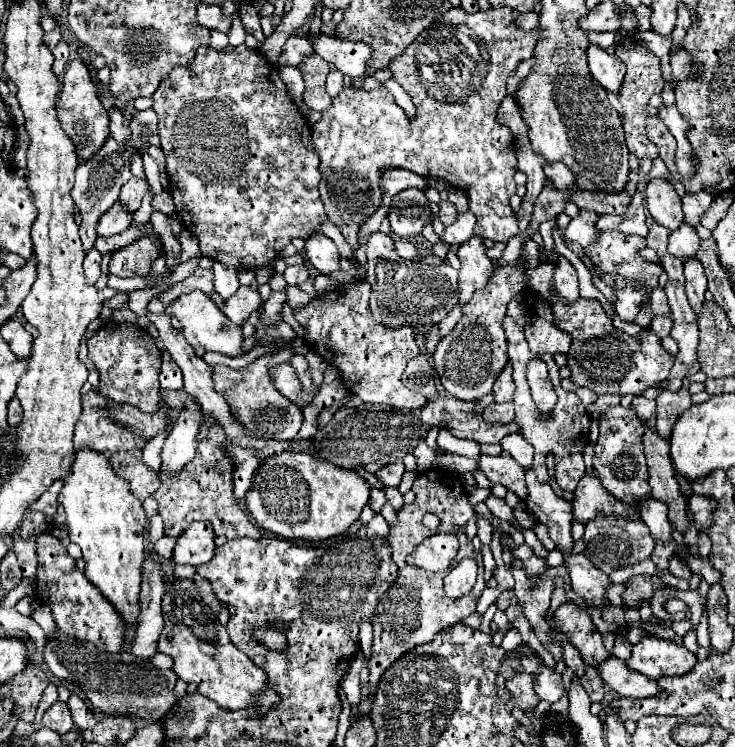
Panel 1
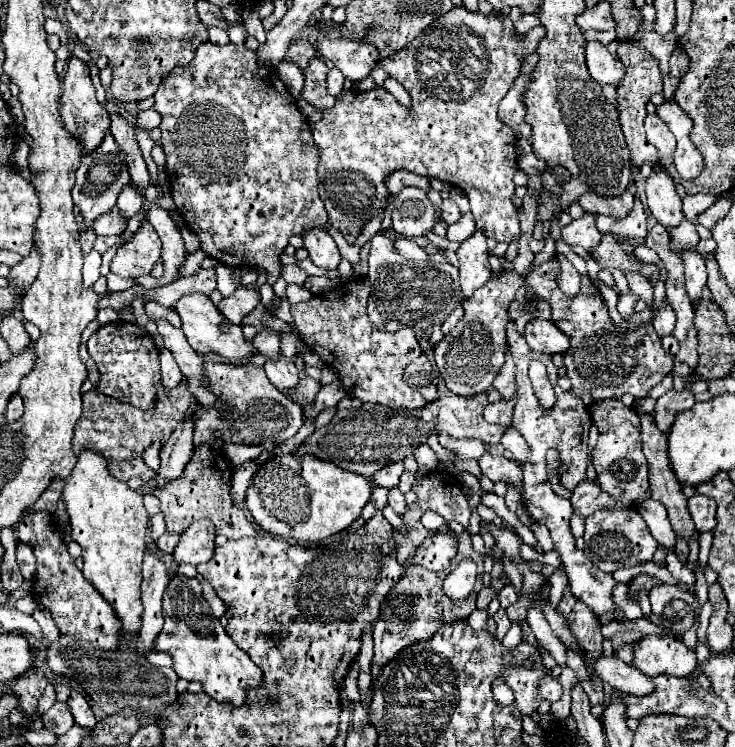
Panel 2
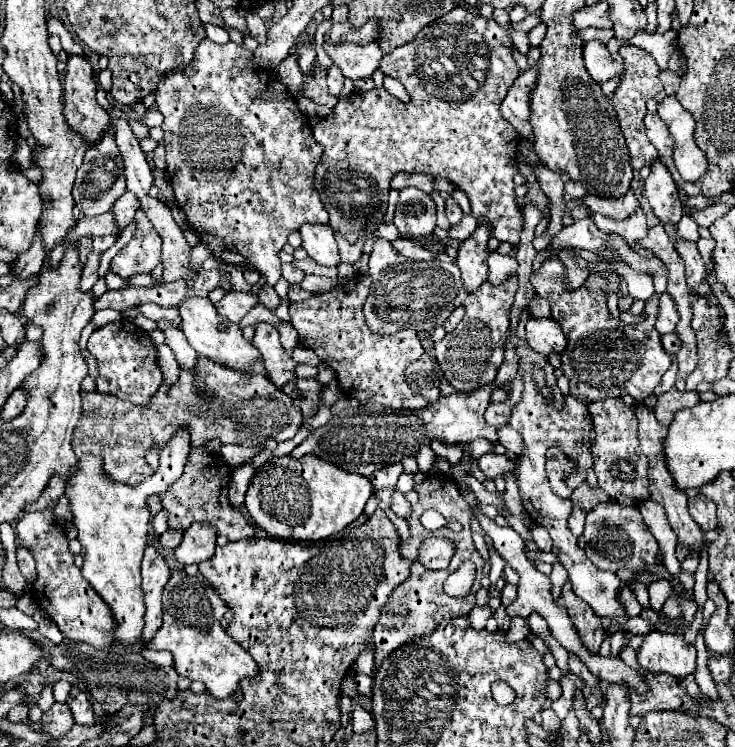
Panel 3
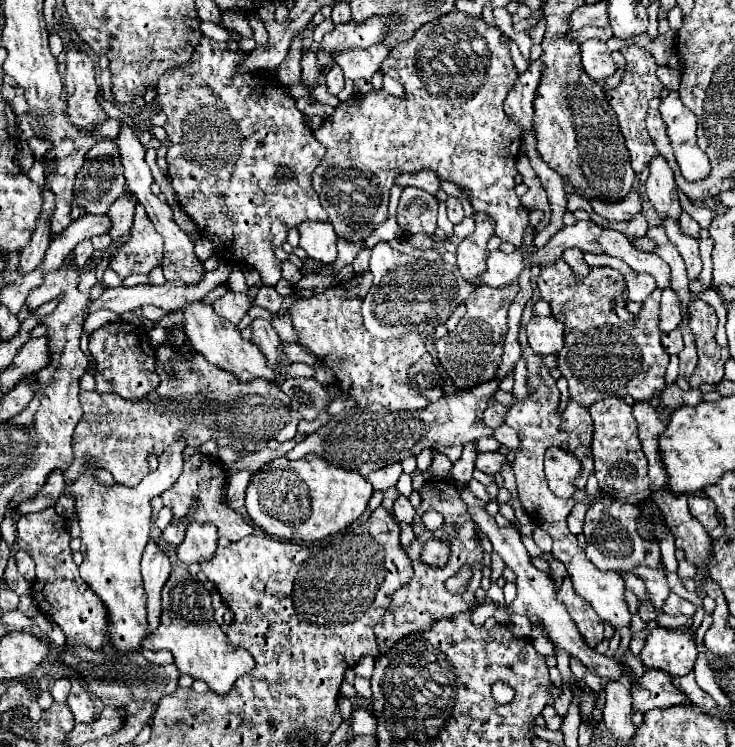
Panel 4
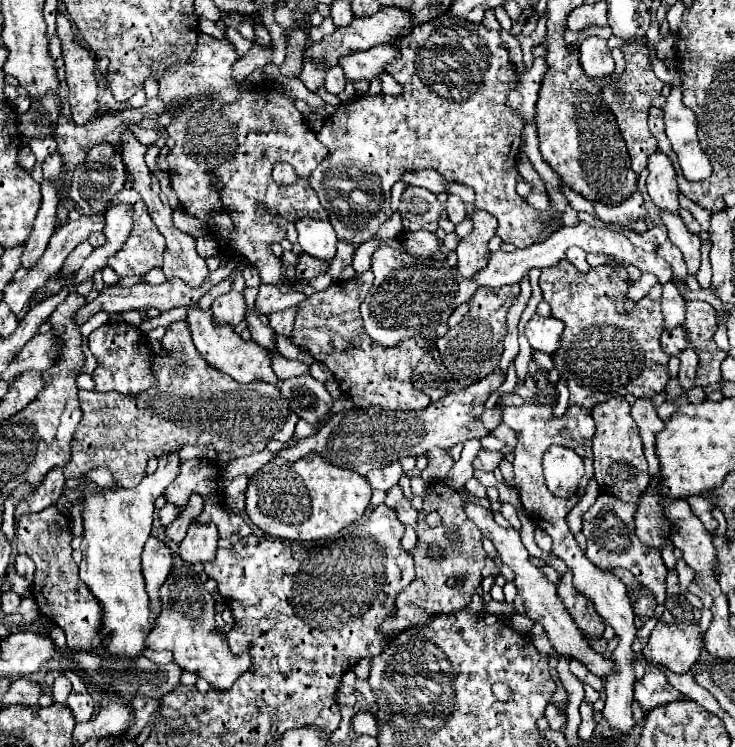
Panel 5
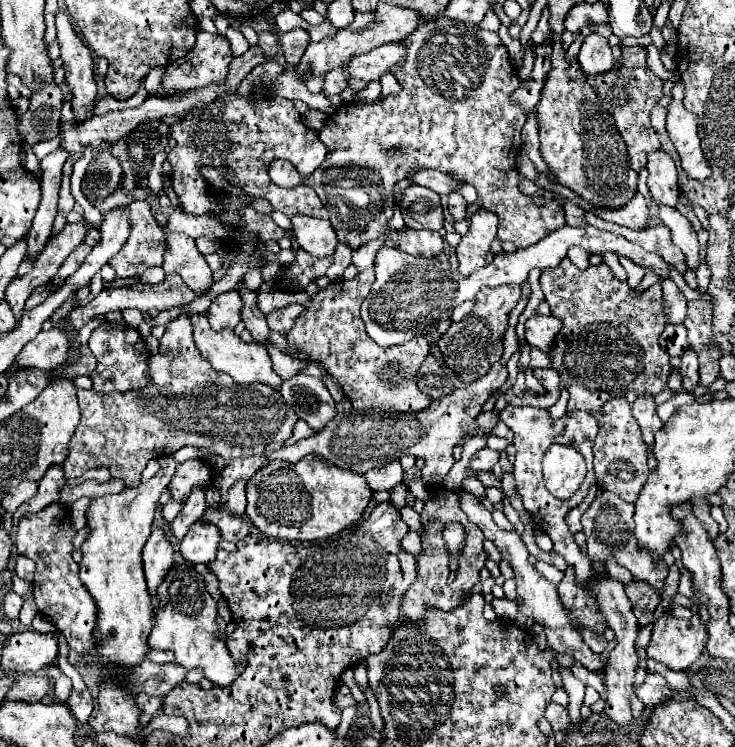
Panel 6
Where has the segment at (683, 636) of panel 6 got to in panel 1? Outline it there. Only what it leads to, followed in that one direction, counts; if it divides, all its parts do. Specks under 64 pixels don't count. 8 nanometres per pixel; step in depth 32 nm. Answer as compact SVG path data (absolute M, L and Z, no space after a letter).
M646 636L632 648L628 668L644 674L650 680L660 676L684 676L696 664L696 656L682 644L658 636Z

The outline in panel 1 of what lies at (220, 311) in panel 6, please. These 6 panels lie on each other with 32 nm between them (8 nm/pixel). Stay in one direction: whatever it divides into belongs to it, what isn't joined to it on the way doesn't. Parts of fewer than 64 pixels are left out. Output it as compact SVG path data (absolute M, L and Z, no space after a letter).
M240 286L234 296L230 296L228 300L224 300L224 302L220 304L220 310L222 310L222 314L224 314L226 318L230 318L234 324L242 326L244 320L246 320L254 310L260 308L260 304L262 304L262 298L260 298L260 294L258 294L254 288L250 288L250 286Z

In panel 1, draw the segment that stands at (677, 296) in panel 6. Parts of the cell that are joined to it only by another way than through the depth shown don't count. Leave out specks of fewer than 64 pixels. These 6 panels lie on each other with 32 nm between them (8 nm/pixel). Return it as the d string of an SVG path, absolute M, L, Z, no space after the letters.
M660 314L652 320L652 330L658 334L658 338L666 338L672 330L672 314Z

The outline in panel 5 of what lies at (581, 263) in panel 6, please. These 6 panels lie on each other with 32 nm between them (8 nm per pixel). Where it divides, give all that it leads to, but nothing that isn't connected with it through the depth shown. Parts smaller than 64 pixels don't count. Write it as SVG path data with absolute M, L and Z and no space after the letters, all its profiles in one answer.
M576 246L568 248L566 260L568 260L570 264L574 264L576 268L580 268L580 272L588 272L588 268L590 268L590 264L586 262L586 252L584 252L582 248L576 248Z

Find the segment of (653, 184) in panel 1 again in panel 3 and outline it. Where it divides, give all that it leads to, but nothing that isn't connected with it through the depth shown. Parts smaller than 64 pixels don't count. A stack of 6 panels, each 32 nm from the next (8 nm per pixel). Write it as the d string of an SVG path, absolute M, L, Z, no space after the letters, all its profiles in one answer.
M656 158L656 162L652 162L650 166L650 176L644 182L644 190L646 190L646 198L654 210L654 214L662 220L662 224L666 222L680 222L680 216L684 214L682 202L678 198L678 188L672 180L672 174L668 170L668 166Z

